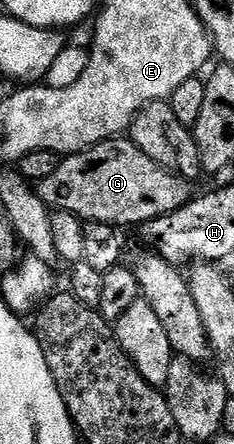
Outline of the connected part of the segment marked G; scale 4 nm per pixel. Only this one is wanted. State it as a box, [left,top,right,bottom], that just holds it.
[38,137,194,229]

